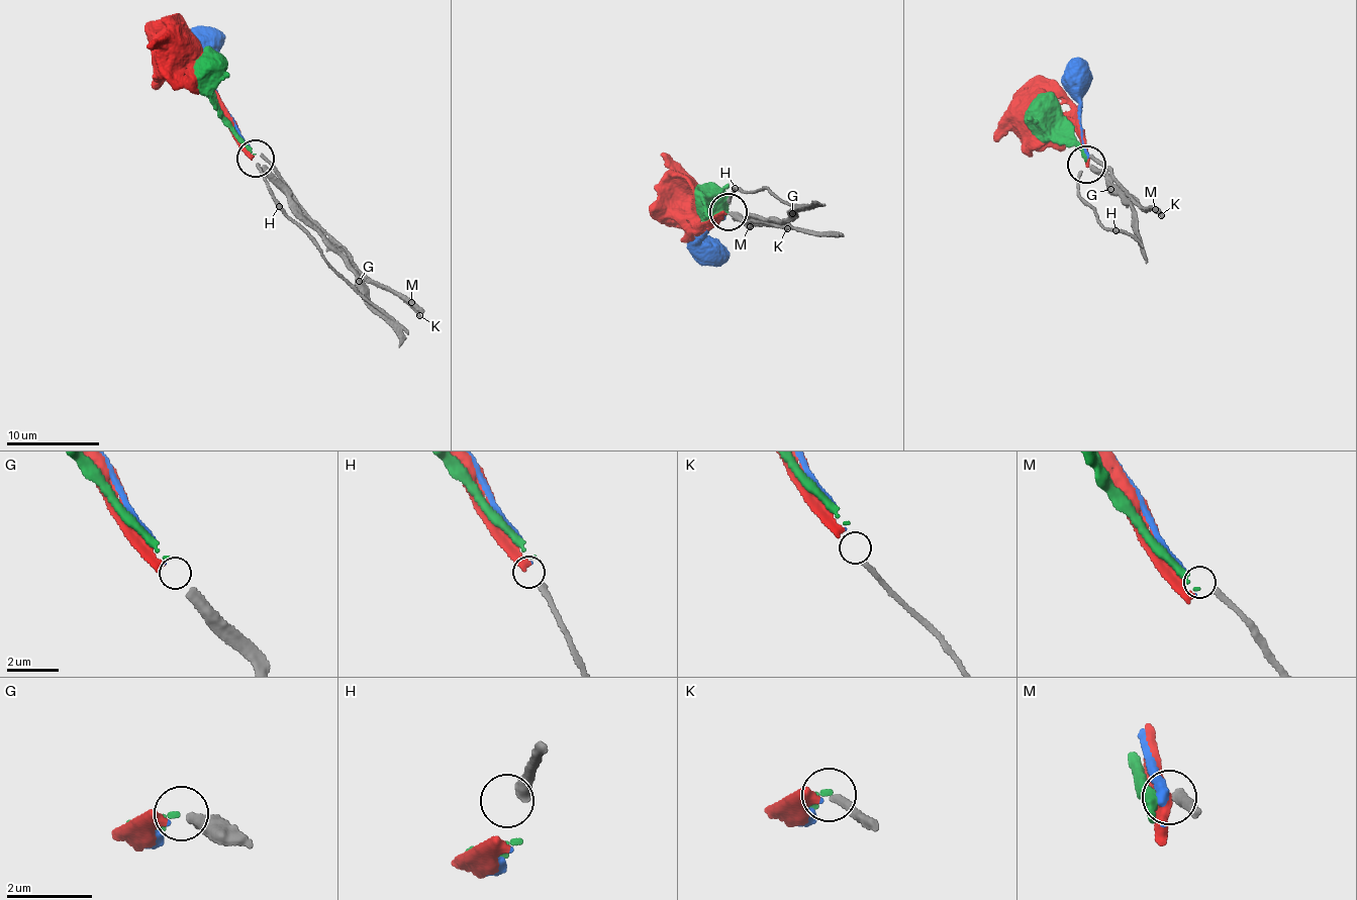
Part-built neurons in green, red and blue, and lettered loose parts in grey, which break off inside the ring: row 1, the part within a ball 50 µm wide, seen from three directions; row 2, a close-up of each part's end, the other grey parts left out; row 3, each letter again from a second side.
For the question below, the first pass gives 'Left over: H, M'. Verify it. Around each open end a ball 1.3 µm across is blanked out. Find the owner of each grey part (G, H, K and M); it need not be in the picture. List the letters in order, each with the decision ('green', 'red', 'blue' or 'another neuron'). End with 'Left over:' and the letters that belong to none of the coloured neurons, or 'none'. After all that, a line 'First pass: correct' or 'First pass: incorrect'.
G: red
H: another neuron
K: another neuron
M: another neuron
Left over: H, K, M
First pass: incorrect

